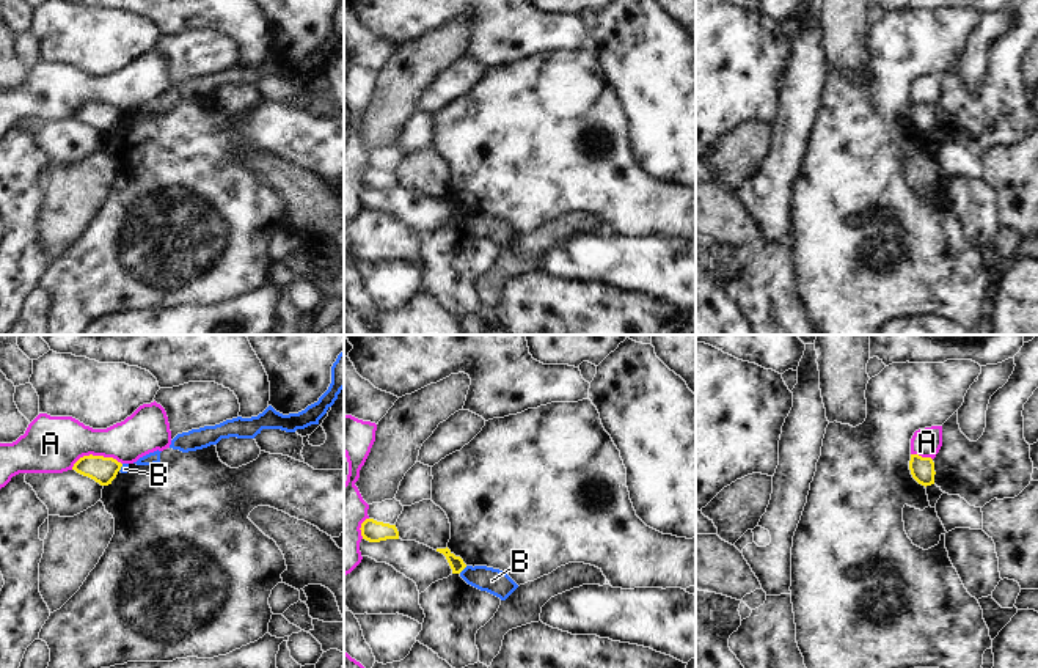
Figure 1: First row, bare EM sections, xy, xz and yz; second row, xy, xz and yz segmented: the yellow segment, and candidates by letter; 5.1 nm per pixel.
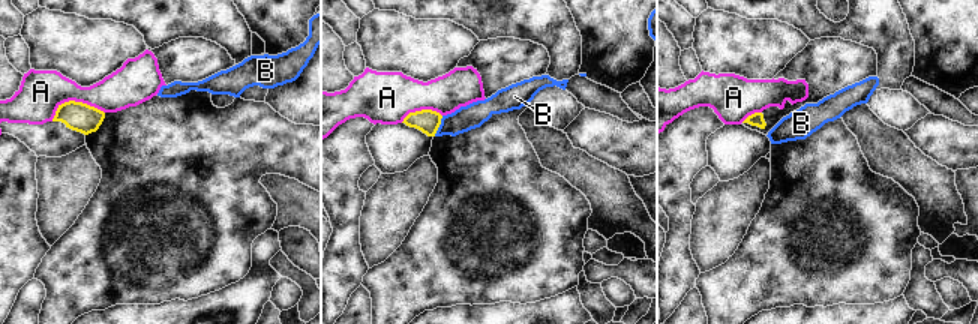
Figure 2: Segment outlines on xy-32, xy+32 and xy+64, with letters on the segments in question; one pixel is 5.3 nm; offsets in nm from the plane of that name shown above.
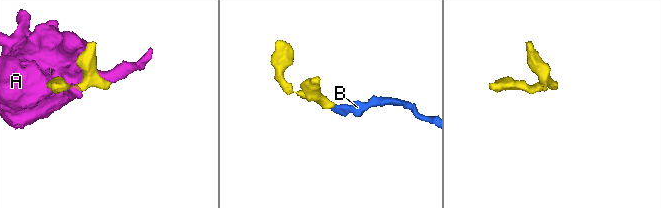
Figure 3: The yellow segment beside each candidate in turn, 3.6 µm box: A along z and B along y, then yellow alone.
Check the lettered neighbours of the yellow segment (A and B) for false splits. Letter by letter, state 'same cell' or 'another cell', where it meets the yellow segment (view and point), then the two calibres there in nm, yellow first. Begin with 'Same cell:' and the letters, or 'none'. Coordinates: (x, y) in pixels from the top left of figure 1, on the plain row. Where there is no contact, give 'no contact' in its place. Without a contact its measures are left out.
Same cell: none
A: another cell; contact xy (95, 104); calibres 140 and 280 nm
B: another cell; contact xz (462, 217); calibres 70 and 130 nm

